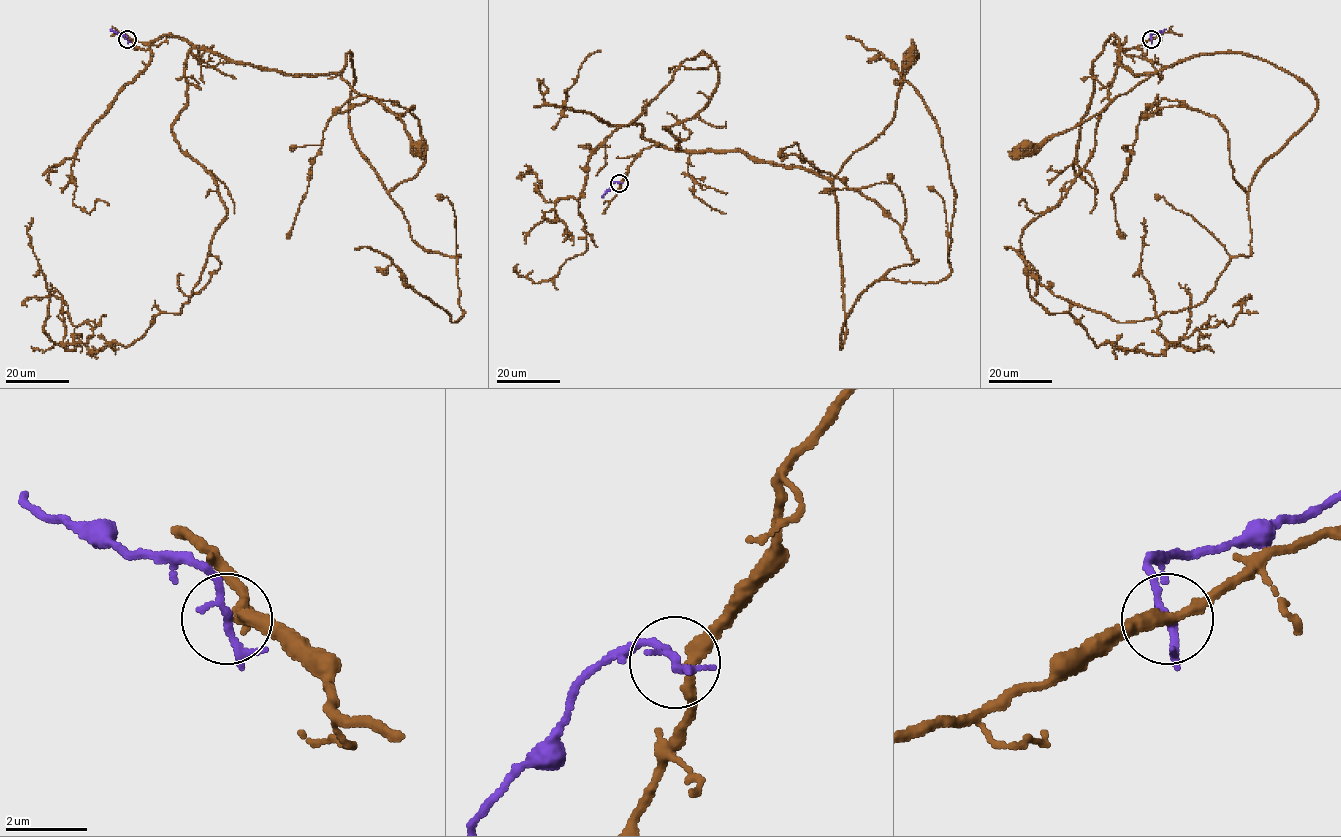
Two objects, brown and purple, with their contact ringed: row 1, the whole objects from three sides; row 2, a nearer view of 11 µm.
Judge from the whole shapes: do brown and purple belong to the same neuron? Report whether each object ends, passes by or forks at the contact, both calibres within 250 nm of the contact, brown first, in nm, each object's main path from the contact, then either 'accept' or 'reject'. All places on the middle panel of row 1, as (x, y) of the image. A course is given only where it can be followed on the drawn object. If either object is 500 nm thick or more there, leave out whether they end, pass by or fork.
brown passes by | purple ends | 280/260 nm | brown via (619, 183), (644, 149), (656, 145), (738, 150), (804, 167), (832, 180), (849, 157), (891, 120), (909, 59) | purple via (619, 183), (616, 181), (602, 198) | reject

